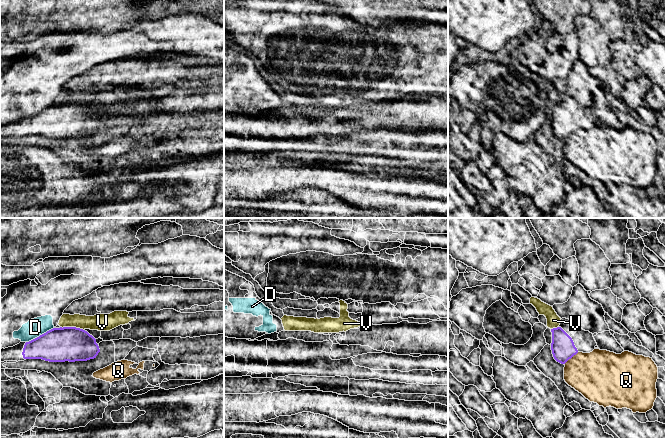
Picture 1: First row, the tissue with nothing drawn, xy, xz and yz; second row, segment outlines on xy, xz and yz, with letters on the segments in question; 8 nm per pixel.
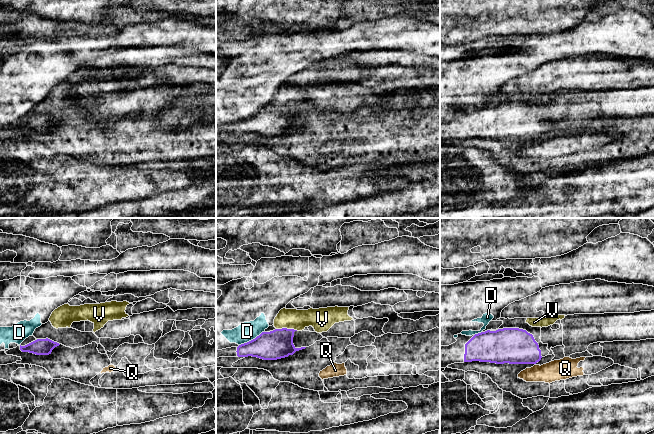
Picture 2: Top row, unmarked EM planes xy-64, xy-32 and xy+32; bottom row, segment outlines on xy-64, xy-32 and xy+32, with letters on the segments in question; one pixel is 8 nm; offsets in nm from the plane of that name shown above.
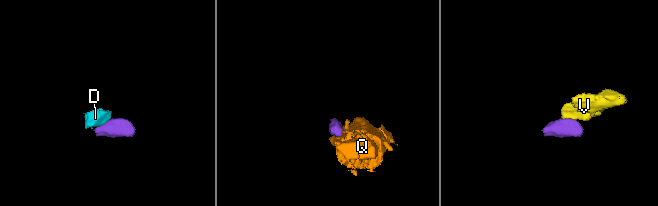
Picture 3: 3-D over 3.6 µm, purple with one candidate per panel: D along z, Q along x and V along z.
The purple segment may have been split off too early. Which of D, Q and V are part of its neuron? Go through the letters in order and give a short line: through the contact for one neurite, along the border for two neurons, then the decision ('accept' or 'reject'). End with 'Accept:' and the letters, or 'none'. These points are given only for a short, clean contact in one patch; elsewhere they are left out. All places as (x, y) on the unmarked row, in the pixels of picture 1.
D: line xy (53, 103), (26, 118); reject
Q: reject
V: line xy (60, 102), (79, 103), (83, 106); reject
Accept: none

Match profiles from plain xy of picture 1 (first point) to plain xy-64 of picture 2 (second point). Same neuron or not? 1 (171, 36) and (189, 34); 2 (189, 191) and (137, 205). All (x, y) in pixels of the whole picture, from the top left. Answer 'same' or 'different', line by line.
1: same
2: same

